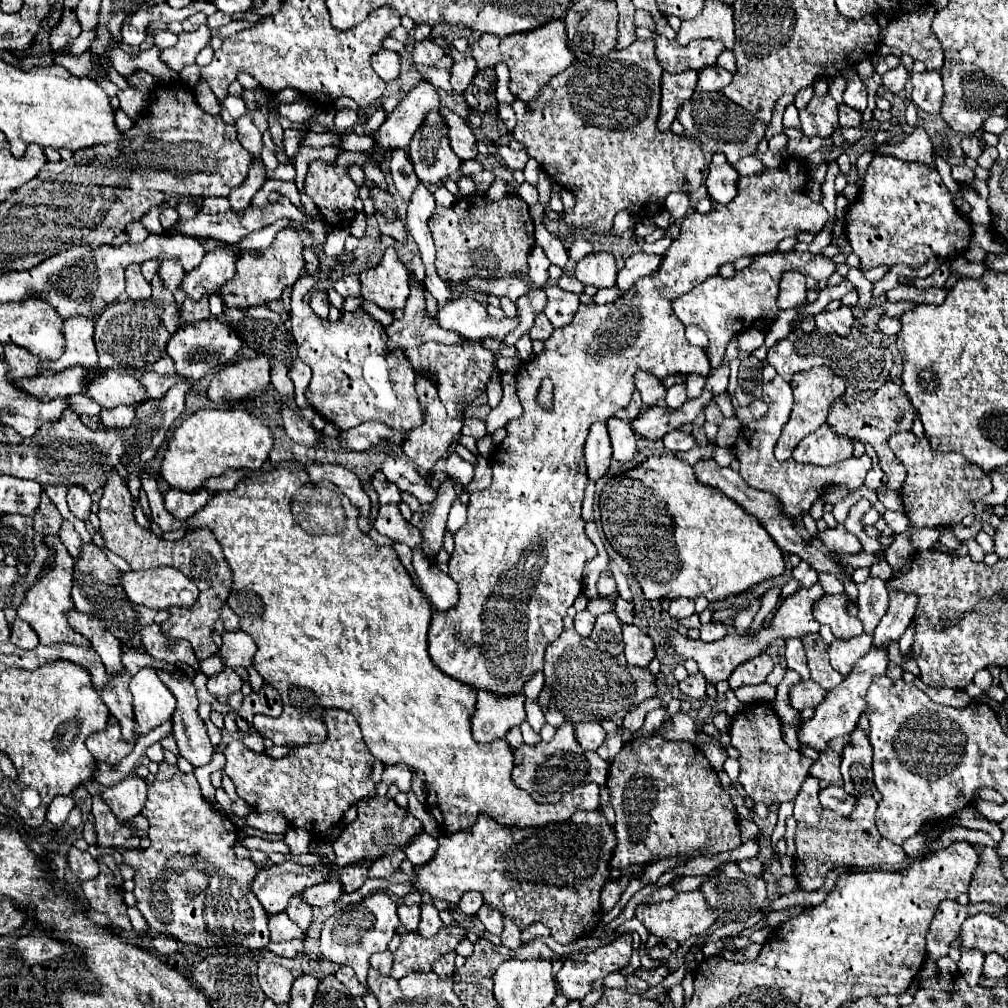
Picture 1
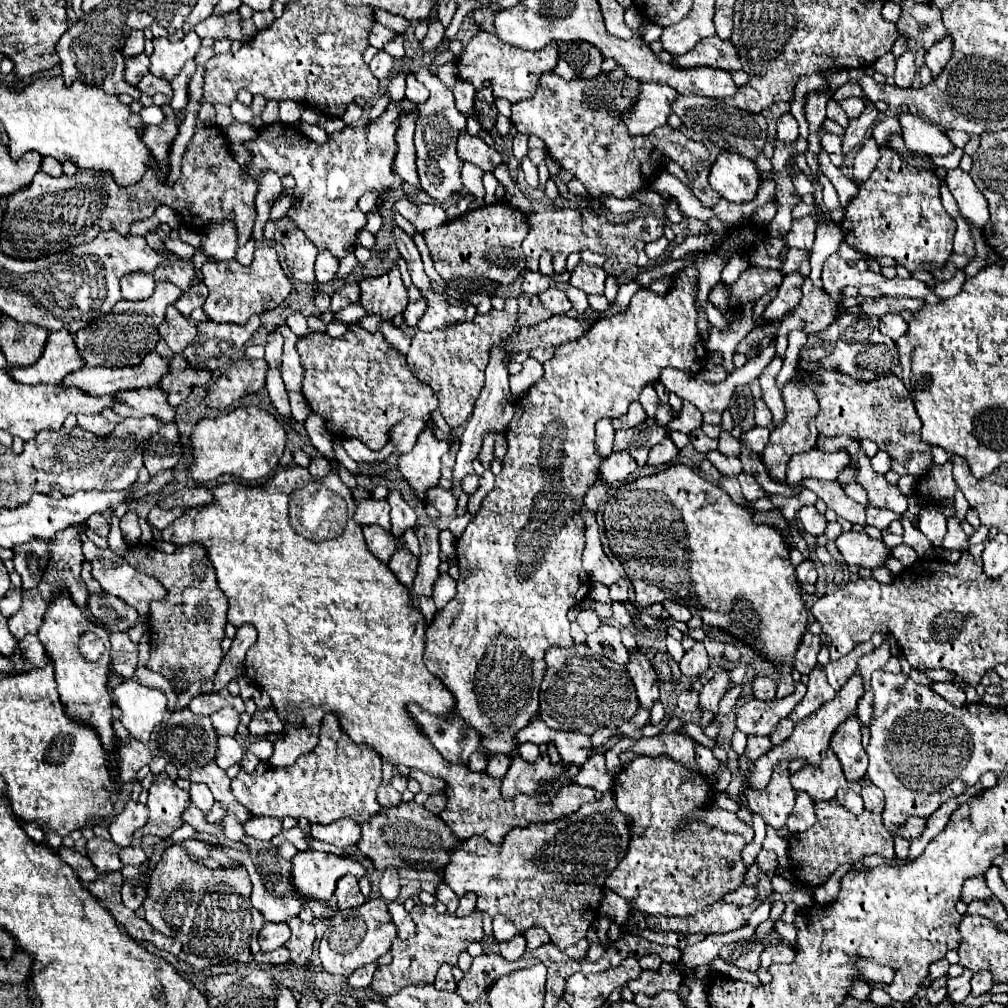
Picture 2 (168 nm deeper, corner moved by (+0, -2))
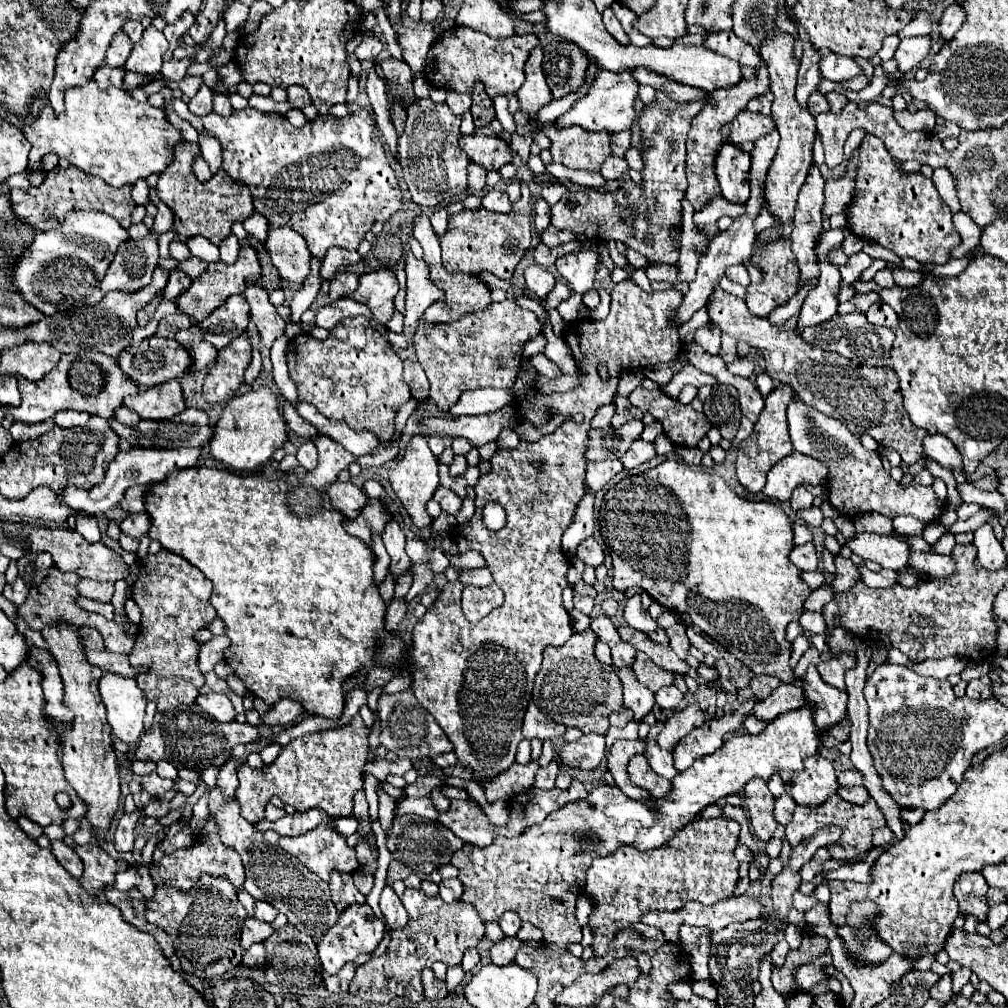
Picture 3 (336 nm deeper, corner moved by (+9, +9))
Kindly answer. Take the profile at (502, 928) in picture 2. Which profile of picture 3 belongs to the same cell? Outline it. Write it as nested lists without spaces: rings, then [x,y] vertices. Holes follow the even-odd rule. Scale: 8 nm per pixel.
[[[506,911],[506,913],[500,917],[498,925],[502,927],[504,935],[508,935],[508,937],[510,937],[510,935],[516,935],[516,933],[518,933],[518,929],[520,929],[522,921],[520,921],[520,917],[518,917],[514,911]]]

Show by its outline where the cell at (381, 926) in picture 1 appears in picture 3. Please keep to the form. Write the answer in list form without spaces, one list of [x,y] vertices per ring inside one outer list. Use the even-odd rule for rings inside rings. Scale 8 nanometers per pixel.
[[[350,905],[350,909],[344,909],[334,929],[330,929],[330,933],[326,933],[326,937],[322,937],[322,941],[318,943],[318,955],[322,961],[324,973],[334,975],[346,963],[354,961],[358,955],[372,953],[378,947],[378,943],[384,939],[384,929],[386,929],[384,923],[376,919],[374,911],[368,905]]]

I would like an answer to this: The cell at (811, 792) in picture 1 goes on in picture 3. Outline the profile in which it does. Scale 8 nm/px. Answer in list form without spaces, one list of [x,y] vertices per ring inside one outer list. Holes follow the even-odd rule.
[[[780,795],[774,803],[774,819],[778,825],[788,825],[790,823],[790,817],[794,813],[794,799],[790,795]]]

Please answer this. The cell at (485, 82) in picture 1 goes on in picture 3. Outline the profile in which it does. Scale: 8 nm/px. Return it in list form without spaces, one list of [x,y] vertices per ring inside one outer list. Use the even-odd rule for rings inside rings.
[[[482,85],[476,87],[474,93],[472,93],[472,109],[470,109],[470,113],[474,117],[476,127],[484,127],[484,125],[488,125],[496,117],[492,99],[486,95],[486,91],[482,89]]]

